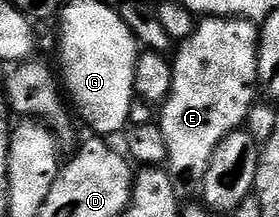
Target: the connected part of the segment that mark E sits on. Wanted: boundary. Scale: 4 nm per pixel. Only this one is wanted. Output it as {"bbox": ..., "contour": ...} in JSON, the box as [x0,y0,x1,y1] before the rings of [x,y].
{"bbox":[159,17,259,201],"contour":[[[205,17],[200,20],[191,37],[180,40],[172,56],[173,76],[171,93],[159,107],[159,122],[163,129],[163,141],[167,145],[165,163],[178,200],[189,201],[205,184],[207,169],[211,169],[211,157],[215,149],[232,131],[242,130],[245,118],[259,99],[259,27],[252,19],[232,17]]]}

